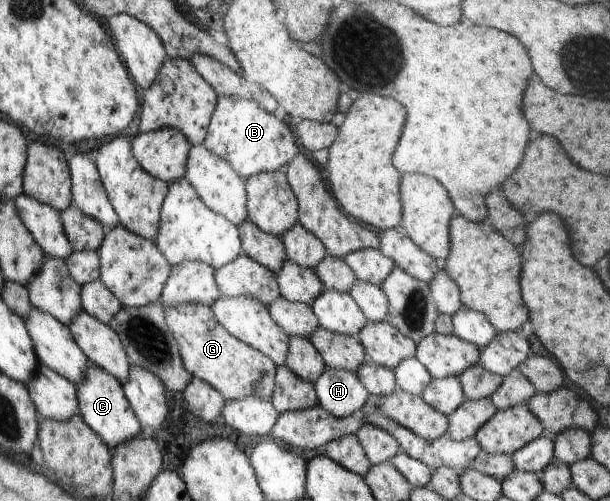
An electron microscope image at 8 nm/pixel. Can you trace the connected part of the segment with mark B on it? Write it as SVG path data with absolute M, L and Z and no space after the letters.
M217 96L217 104L203 141L204 147L225 159L244 180L255 173L284 169L300 151L287 120L278 119L259 103L234 96Z

